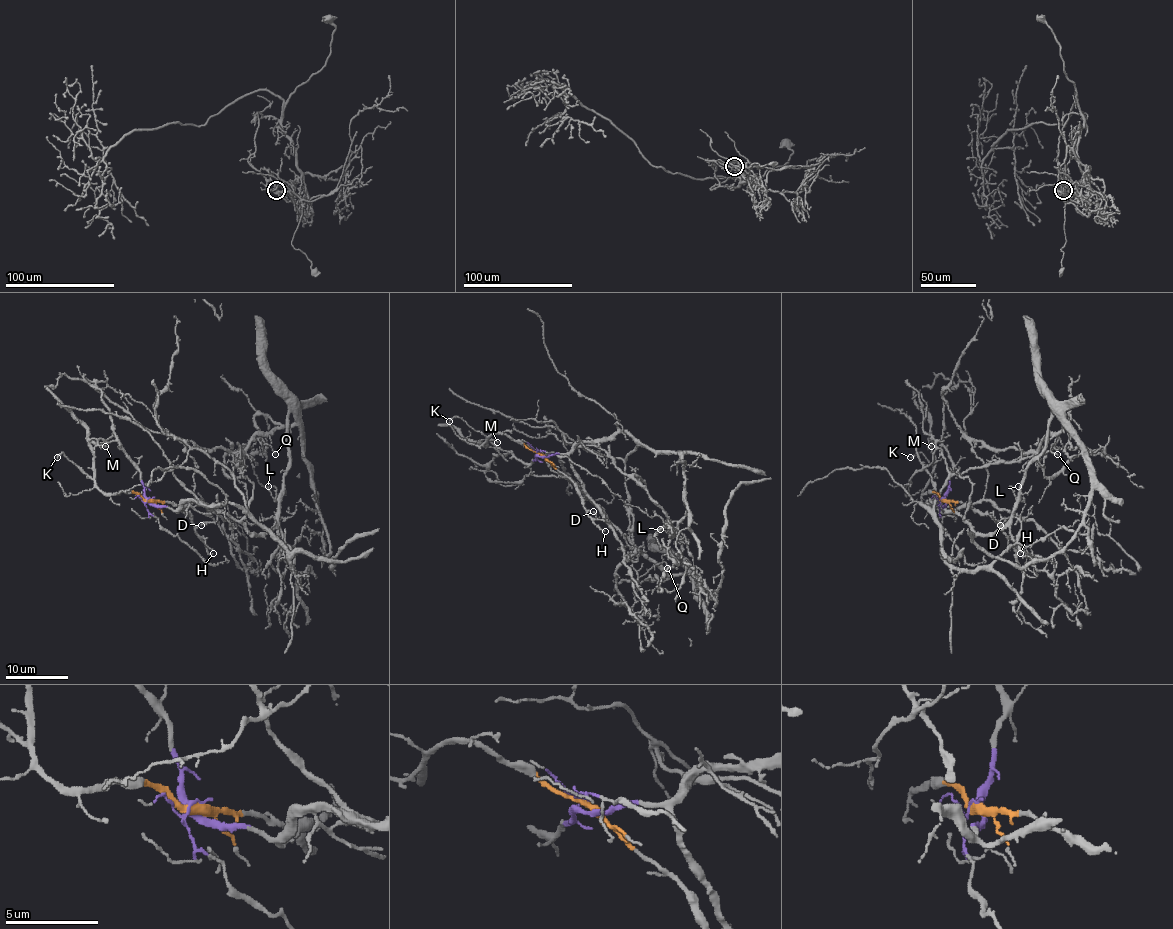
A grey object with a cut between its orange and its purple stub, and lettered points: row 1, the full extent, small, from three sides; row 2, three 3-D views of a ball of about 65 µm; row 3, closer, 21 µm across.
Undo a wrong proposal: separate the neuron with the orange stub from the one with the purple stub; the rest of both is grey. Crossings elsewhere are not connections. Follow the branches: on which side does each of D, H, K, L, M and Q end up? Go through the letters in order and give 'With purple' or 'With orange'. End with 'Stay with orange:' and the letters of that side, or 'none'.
D: With purple
H: With orange
K: With orange
L: With purple
M: With purple
Q: With purple
Stay with orange: H, K

